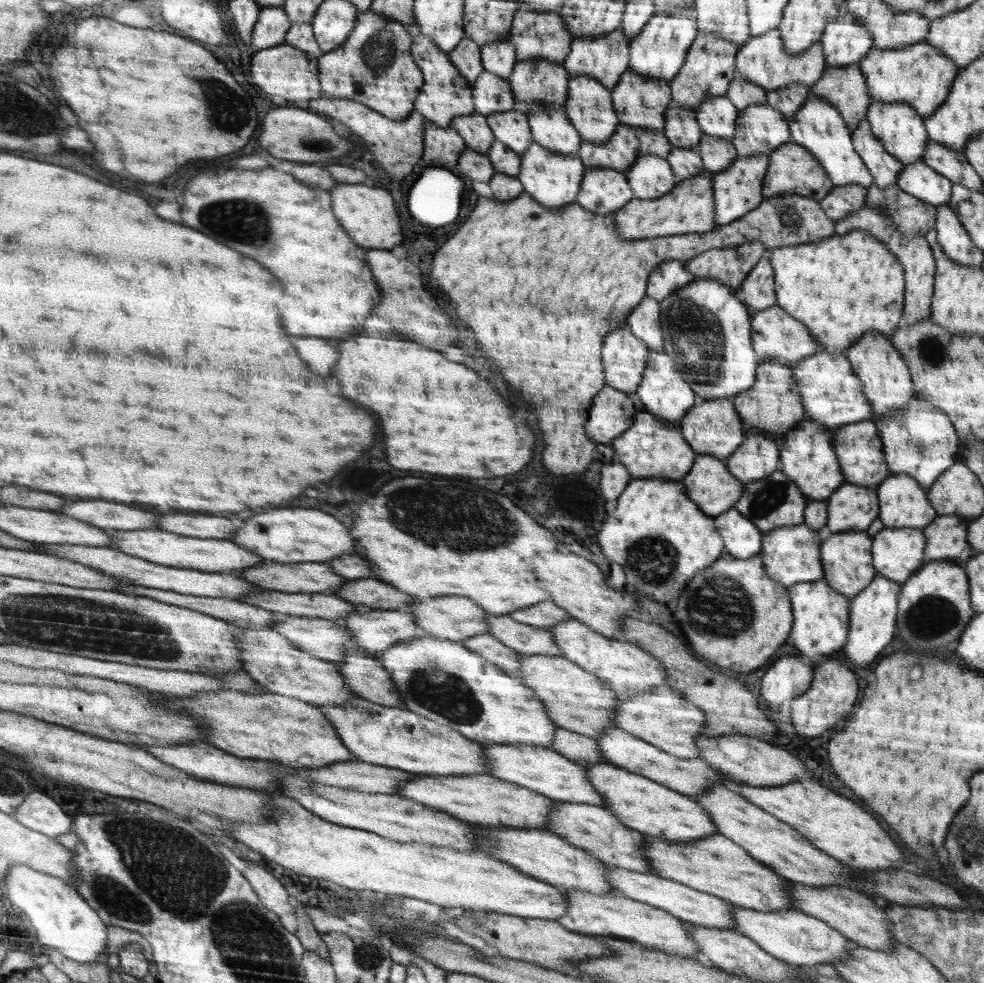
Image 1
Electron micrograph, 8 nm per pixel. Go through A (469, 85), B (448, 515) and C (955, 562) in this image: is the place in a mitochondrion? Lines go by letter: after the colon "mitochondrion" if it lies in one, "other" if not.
A: other
B: mitochondrion
C: other

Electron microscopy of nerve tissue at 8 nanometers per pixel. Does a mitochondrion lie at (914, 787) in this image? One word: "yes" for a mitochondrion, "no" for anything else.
no

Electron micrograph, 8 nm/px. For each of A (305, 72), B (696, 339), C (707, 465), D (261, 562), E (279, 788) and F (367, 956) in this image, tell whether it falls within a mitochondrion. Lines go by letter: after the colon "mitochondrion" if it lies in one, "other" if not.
A: other
B: mitochondrion
C: other
D: other
E: other
F: mitochondrion

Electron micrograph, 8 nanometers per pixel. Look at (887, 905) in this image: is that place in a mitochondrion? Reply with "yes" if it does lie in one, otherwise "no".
no

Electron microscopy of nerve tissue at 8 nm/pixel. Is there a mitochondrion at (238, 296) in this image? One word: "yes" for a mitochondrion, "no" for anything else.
no

